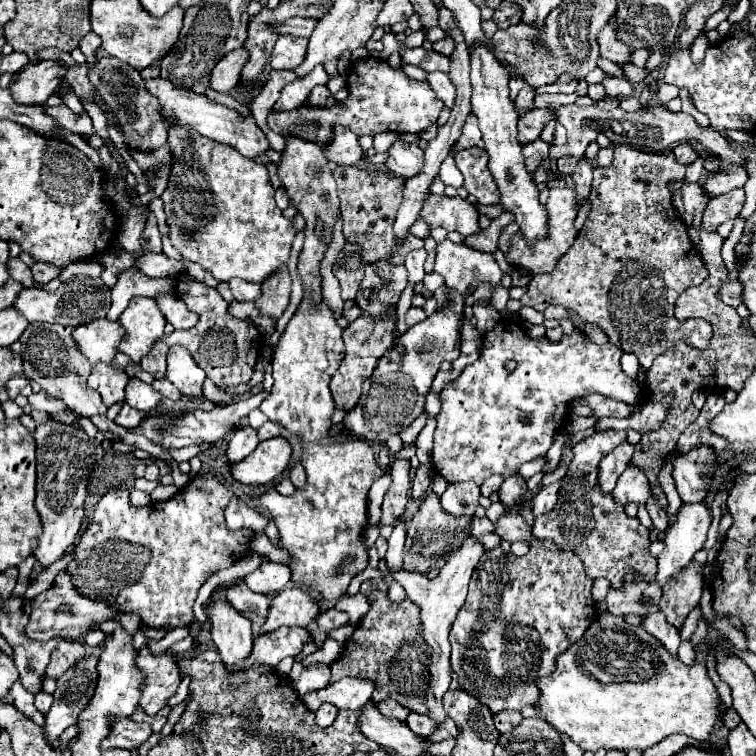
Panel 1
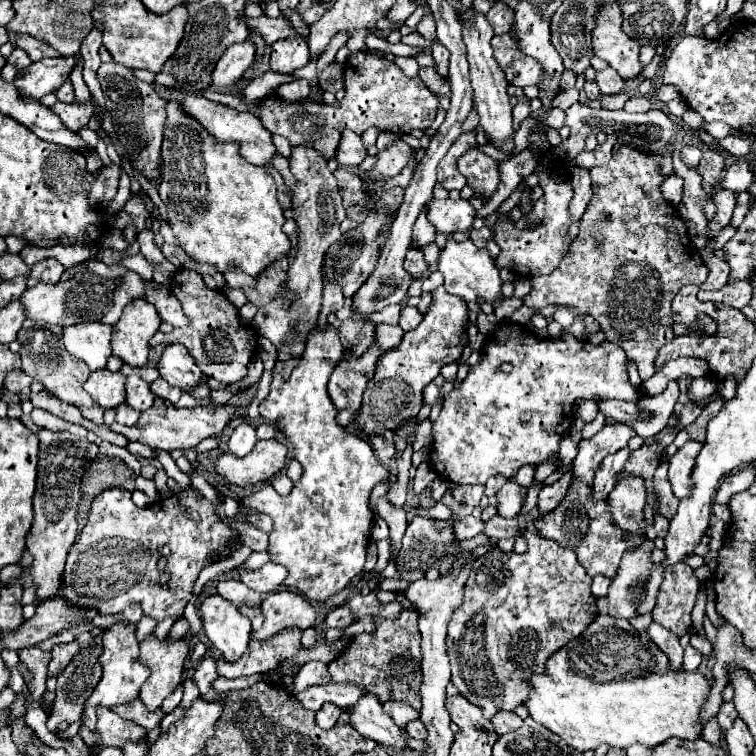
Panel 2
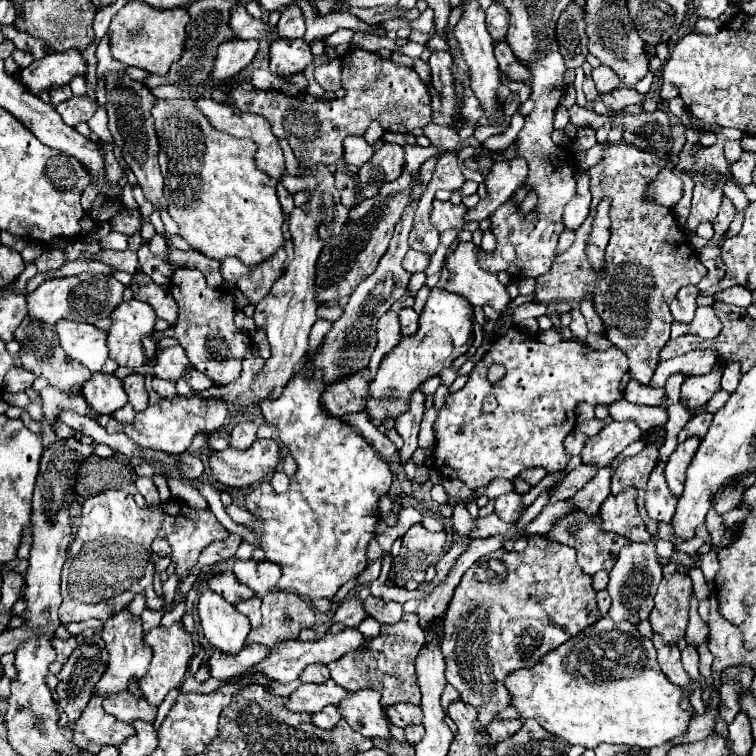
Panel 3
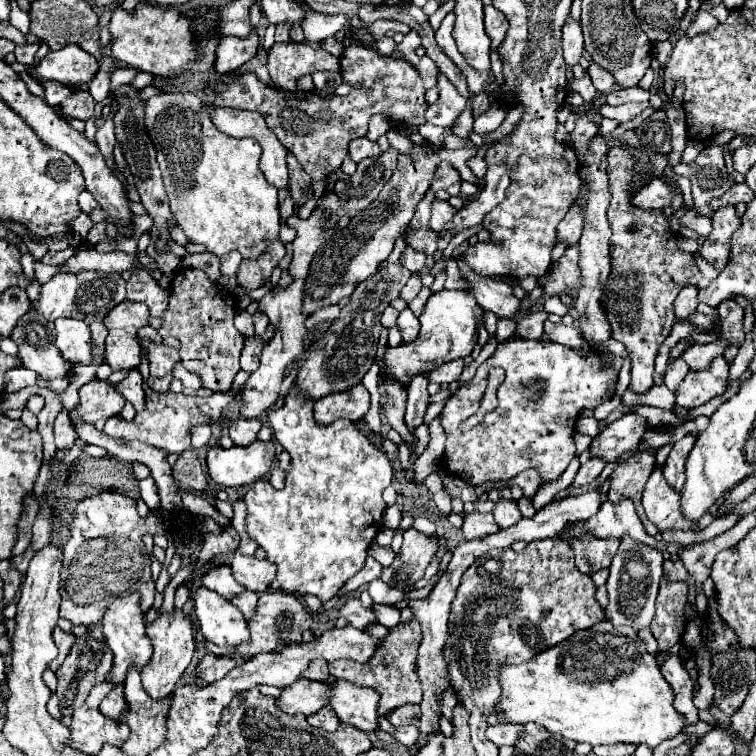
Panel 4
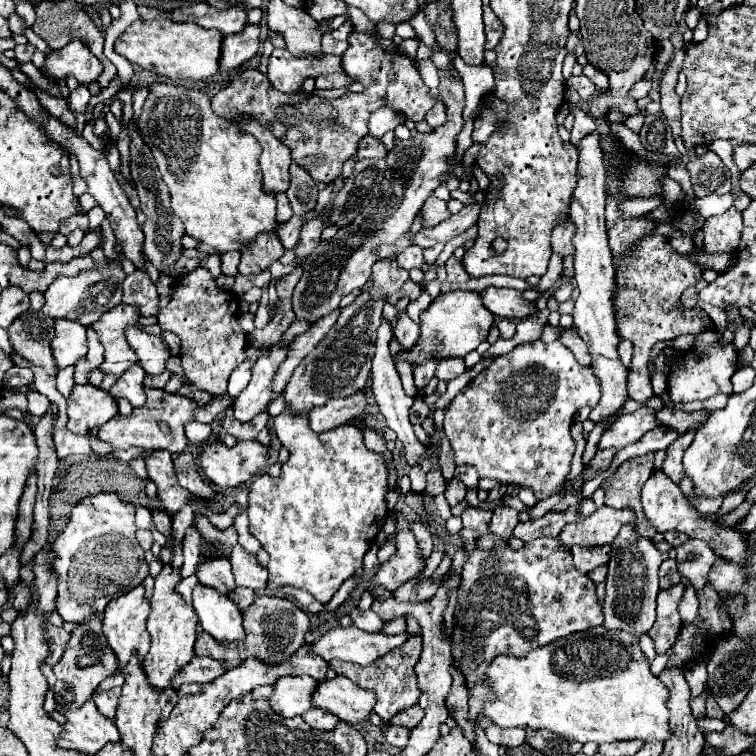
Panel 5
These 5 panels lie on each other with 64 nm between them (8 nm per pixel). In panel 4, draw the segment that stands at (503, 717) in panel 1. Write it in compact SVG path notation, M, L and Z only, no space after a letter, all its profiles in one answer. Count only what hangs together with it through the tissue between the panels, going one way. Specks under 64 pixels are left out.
M494 724L494 726L488 726L488 730L486 730L486 738L490 740L490 742L494 742L496 746L504 746L504 744L508 744L508 746L514 746L516 744L516 740L520 738L520 734L522 734L522 726L518 726L518 724Z

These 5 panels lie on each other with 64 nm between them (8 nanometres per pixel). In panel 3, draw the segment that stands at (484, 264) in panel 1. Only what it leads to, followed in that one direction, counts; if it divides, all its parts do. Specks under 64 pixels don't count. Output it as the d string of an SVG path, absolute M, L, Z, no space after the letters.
M460 242L460 246L446 260L450 272L446 290L468 298L474 306L492 306L496 312L506 312L512 302L506 286L500 284L494 274L482 272L476 256L478 246L472 242Z

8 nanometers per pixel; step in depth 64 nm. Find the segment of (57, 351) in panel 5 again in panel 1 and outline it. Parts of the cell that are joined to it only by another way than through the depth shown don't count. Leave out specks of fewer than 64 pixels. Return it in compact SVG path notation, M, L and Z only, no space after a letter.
M106 318L94 320L76 326L72 332L72 340L76 344L76 350L82 352L92 366L96 362L110 364L112 358L118 354L118 340L122 340L122 326Z

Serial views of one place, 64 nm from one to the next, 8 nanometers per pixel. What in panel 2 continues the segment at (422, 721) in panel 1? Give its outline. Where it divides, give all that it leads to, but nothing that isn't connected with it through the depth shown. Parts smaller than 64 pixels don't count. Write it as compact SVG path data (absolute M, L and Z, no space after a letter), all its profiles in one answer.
M412 720L412 722L406 726L406 732L408 732L410 738L414 738L414 740L424 740L424 738L426 738L426 726L422 724L422 720Z

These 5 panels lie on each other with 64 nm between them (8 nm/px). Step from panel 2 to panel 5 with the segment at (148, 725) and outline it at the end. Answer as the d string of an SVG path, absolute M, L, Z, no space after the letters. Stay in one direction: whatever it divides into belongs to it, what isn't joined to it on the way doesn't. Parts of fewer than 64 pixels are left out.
M112 688L112 690L104 690L104 692L98 692L94 694L94 704L96 708L106 716L106 718L114 718L114 712L116 712L116 706L118 706L118 696L120 696L120 688Z

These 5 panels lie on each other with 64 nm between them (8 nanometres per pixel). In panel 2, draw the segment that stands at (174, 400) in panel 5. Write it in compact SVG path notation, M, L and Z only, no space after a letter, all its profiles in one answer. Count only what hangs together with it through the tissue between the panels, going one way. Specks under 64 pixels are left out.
M156 398L154 400L154 406L148 408L148 410L144 410L140 414L140 420L134 426L122 426L122 424L114 422L110 426L110 430L112 432L118 432L118 434L124 434L130 442L142 442L142 444L146 444L150 448L156 448L156 450L166 450L166 452L186 450L186 448L192 448L192 446L200 444L204 438L218 436L224 430L224 426L232 420L234 410L236 408L230 406L230 404L226 404L226 406L176 408L168 400Z

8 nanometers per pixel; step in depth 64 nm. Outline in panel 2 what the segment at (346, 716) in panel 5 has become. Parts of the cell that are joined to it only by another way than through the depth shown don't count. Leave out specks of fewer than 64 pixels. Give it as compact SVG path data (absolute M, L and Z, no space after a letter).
M364 692L354 706L346 708L346 712L350 714L352 728L364 738L370 738L394 750L408 748L402 740L402 728L398 728L394 720L390 720L390 716L384 714L382 704L378 702L376 694Z

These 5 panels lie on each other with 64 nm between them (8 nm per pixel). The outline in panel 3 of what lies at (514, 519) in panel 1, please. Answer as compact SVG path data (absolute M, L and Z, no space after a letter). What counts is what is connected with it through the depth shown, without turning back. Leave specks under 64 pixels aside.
M490 514L490 516L478 516L476 518L476 526L474 530L468 534L470 538L488 538L488 536L494 536L494 534L502 534L502 532L508 532L510 530L510 524L498 520L496 514Z

